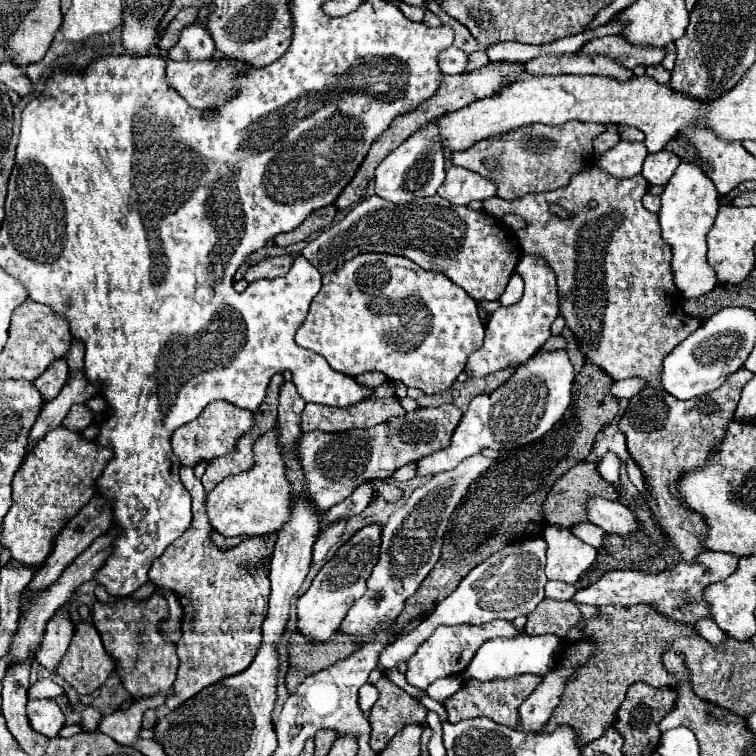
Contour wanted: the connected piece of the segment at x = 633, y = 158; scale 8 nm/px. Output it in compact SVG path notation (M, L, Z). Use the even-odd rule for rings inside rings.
M618 141L612 149L596 159L596 167L612 177L630 179L642 171L646 145L640 141Z

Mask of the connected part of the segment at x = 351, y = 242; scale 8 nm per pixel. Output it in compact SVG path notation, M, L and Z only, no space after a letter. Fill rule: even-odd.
M376 195L366 197L348 211L342 221L322 231L322 235L310 241L300 253L326 275L340 263L370 251L402 255L422 269L440 271L476 301L500 299L520 261L518 239L500 219L486 211L470 211L464 205L452 205L440 195L422 197L404 205L382 201Z

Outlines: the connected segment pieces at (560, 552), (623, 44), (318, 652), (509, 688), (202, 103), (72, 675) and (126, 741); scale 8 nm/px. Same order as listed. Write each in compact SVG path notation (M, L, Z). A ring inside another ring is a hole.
M546 525L544 539L548 543L546 577L576 583L594 561L594 547L578 539L570 529ZM586 545L586 547L580 547Z
M598 37L588 41L578 53L586 53L586 55L606 55L614 61L618 61L618 65L626 67L626 69L634 69L636 65L644 63L644 65L656 65L662 63L664 59L664 49L650 49L650 47L640 47L640 45L630 45L626 39L622 37Z
M294 631L288 639L290 643L290 671L286 675L286 687L290 693L312 673L318 673L336 661L350 657L360 649L360 643L354 635L342 631L334 633L330 641L310 641L302 633Z
M518 675L518 677L508 677L506 681L474 681L468 679L464 685L446 699L444 707L448 711L450 723L458 723L462 719L472 719L472 717L490 717L496 723L508 725L508 727L518 727L518 705L536 689L536 685L542 681L538 675Z
M168 61L166 81L196 109L210 109L230 99L234 85L234 67L216 67L208 61Z
M78 623L66 655L62 657L62 661L56 665L56 669L52 673L56 677L62 677L64 681L68 681L76 689L78 695L90 695L110 677L110 673L114 669L116 669L116 661L102 647L102 639L100 639L98 629L90 623Z
M162 693L162 695L156 695L156 697L144 697L144 699L138 699L130 705L130 709L126 711L114 711L110 715L106 715L102 721L100 721L100 731L110 735L116 743L122 743L122 745L134 745L134 741L140 737L140 729L142 729L142 715L146 709L152 709L152 707L160 707L166 703L170 693Z

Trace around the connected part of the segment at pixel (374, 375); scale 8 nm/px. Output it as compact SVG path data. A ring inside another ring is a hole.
M368 372L356 377L356 381L361 385L366 385L366 387L379 387L387 381L387 377L381 372Z

